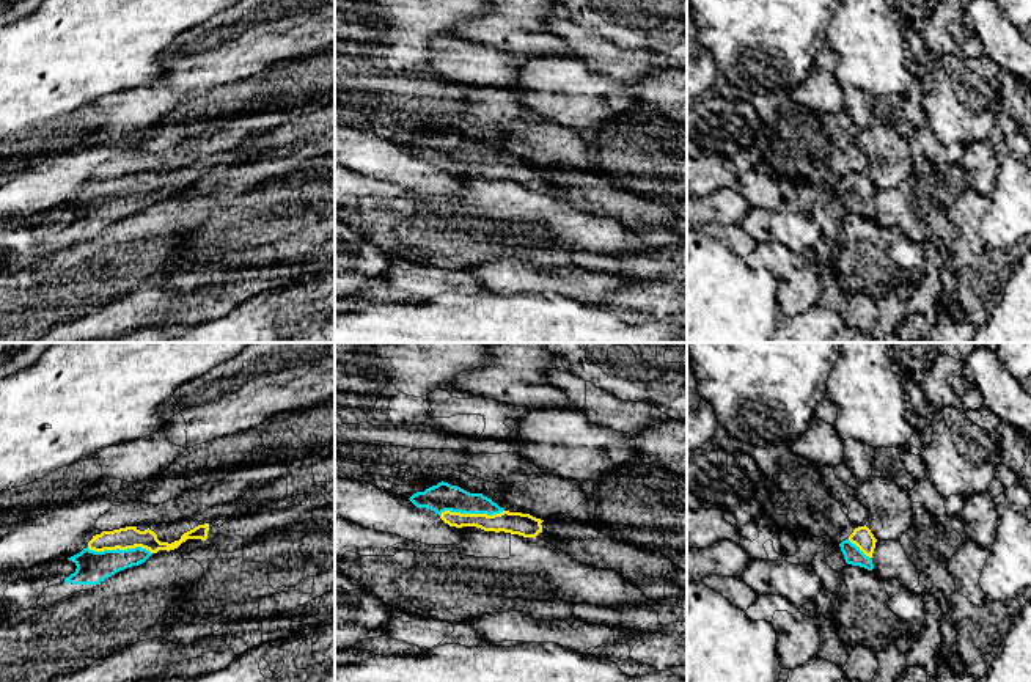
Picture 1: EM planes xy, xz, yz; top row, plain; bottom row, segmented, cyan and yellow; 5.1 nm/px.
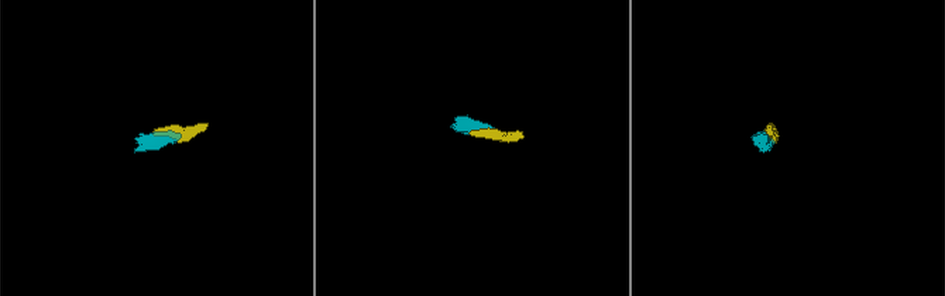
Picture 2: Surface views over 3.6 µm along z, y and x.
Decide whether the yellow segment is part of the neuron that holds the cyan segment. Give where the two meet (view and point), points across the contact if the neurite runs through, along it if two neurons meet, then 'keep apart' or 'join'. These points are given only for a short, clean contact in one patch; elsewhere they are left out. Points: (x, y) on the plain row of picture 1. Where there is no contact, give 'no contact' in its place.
xy (118, 197) | across xy (93, 216), (109, 200), (118, 197), (126, 186) | join

